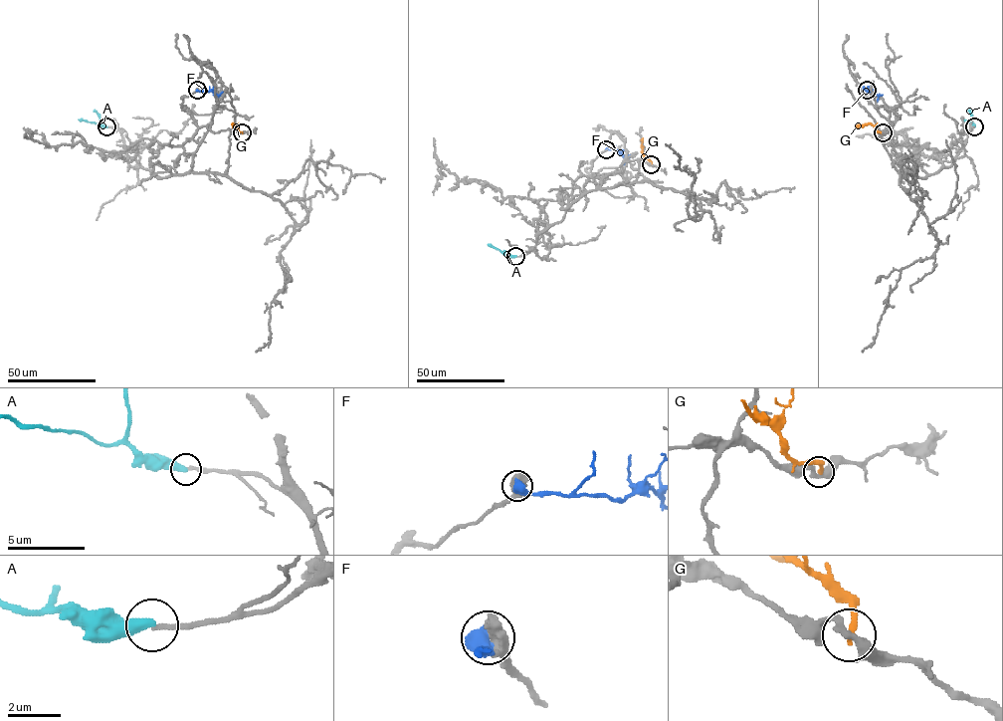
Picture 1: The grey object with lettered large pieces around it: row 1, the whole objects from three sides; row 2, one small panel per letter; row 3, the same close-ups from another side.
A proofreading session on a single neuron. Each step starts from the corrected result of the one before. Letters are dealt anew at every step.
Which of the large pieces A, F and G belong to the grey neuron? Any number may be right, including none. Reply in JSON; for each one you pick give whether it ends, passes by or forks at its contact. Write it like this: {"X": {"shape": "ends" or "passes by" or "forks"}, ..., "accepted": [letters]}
{"accepted": []}

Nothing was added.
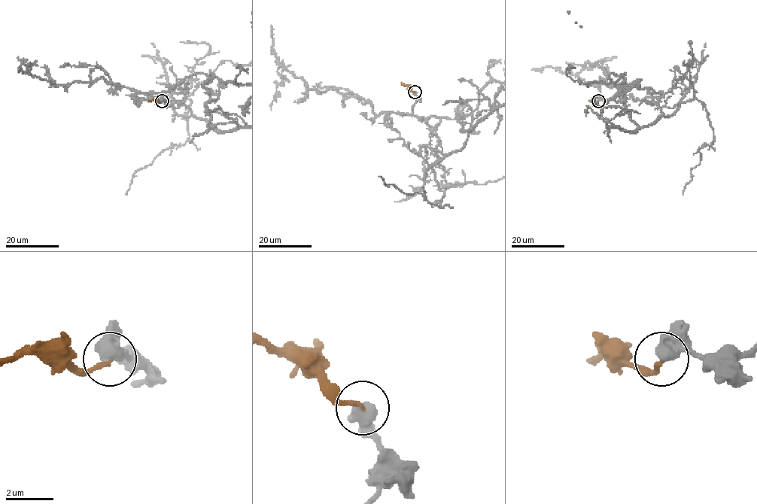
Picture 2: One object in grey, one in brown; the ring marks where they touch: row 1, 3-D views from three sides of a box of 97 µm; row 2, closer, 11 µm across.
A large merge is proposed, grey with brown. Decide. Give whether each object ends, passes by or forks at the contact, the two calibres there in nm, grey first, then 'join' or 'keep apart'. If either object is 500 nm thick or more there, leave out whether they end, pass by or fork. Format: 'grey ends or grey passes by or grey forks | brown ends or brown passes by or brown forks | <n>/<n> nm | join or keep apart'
700/180 nm | join

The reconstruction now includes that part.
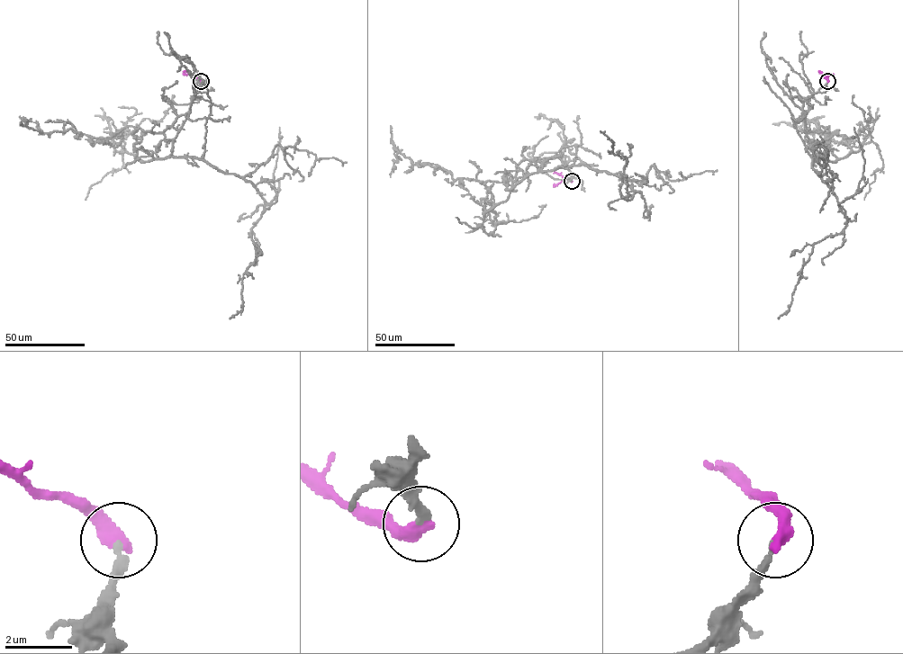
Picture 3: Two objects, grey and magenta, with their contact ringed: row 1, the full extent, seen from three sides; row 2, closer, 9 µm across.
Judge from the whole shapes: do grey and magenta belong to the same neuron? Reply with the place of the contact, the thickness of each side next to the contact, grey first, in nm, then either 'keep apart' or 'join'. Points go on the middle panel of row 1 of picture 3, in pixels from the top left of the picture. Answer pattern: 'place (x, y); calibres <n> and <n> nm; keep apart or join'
place (572, 181); calibres 220 and 480 nm; join

